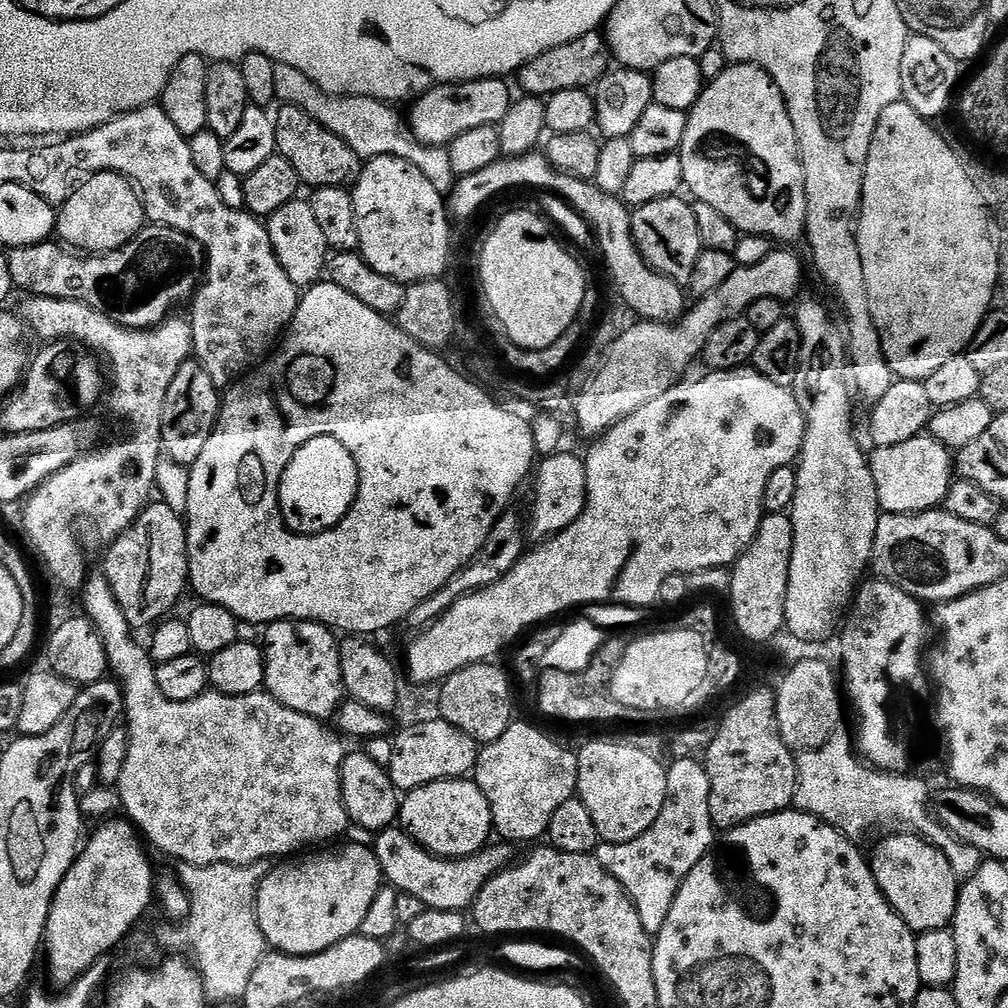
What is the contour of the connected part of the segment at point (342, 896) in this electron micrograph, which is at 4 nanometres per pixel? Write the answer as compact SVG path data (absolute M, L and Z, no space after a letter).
M344 844L341 848L331 848L313 851L316 852L313 856L300 854L285 859L277 863L261 882L256 895L256 913L258 926L269 949L291 956L309 956L359 933L362 918L366 918L374 898L385 883L384 874L368 844Z

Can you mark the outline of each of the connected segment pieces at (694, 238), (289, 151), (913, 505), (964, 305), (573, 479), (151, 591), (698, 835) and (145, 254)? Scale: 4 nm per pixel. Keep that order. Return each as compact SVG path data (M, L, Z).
M679 195L667 196L635 209L632 212L632 233L640 253L651 268L672 280L688 282L691 281L694 262L698 262L702 245L692 204L680 199Z
M285 104L277 108L277 112L274 112L276 151L297 171L297 178L300 179L301 185L309 184L309 189L312 190L342 188L355 181L362 167L362 161L342 138L338 138L326 126L320 125L298 106Z
M921 434L910 438L910 442L898 442L898 446L876 448L873 453L870 456L872 473L880 495L880 507L885 513L907 516L936 510L943 505L954 479L954 456L950 449L942 446L942 442L938 442L930 434Z
M903 102L898 104L891 104L886 106L886 110L882 110L882 118L878 122L876 127L876 133L872 139L872 145L870 146L870 154L868 155L868 161L866 162L866 170L864 171L864 185L862 186L862 194L860 195L860 215L858 217L858 223L856 226L856 241L860 247L860 253L862 254L862 270L866 270L866 290L870 294L870 310L872 311L872 317L876 323L876 328L880 332L880 341L882 342L882 350L886 354L886 362L890 366L893 377L901 380L919 380L923 382L926 378L930 378L930 374L934 374L934 370L938 370L938 366L943 366L944 363L950 362L950 358L961 355L967 349L968 343L974 338L974 334L978 330L978 326L982 326L982 322L987 318L988 313L993 311L995 301L998 296L998 285L1000 283L1000 275L998 274L998 254L994 250L994 242L992 241L992 231L988 225L988 210L986 207L986 201L982 198L978 198L978 193L972 189L972 184L968 184L968 180L964 180L964 172L960 172L960 164L956 164L957 149L952 149L934 129L931 128L929 121L925 117L919 116L915 110L910 107L909 104Z
M561 450L553 452L551 456L545 456L539 461L534 472L536 485L532 488L532 517L526 520L527 527L537 537L537 541L543 542L550 536L556 536L566 526L580 520L584 513L588 491L586 490L586 466L583 459L572 452Z
M152 502L140 517L106 549L102 575L114 590L122 614L133 629L151 629L165 619L180 600L188 582L188 530L181 513L170 510L162 502Z
M673 759L672 764L667 765L668 797L662 806L662 814L658 814L654 826L650 826L646 834L621 844L601 842L594 853L604 869L618 878L618 882L634 902L638 918L642 918L642 926L649 934L662 930L682 882L714 847L718 836L710 818L710 778L703 763L695 759Z
M149 223L140 229L134 239L112 252L77 254L75 251L65 250L59 243L52 243L7 249L13 289L20 291L21 288L28 296L86 302L86 306L98 310L124 328L153 328L173 315L174 310L179 309L176 308L179 304L187 305L196 295L206 263L204 248L199 242L161 224Z

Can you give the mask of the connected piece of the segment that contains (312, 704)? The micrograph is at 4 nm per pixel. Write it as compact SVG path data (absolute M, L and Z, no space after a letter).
M276 620L263 632L264 688L268 695L283 708L327 721L346 699L340 645L333 629L313 620Z

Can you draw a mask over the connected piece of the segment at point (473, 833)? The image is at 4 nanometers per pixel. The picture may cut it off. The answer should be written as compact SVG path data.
M472 778L439 780L415 788L400 801L398 824L421 847L448 860L466 859L482 851L494 836L490 802Z

